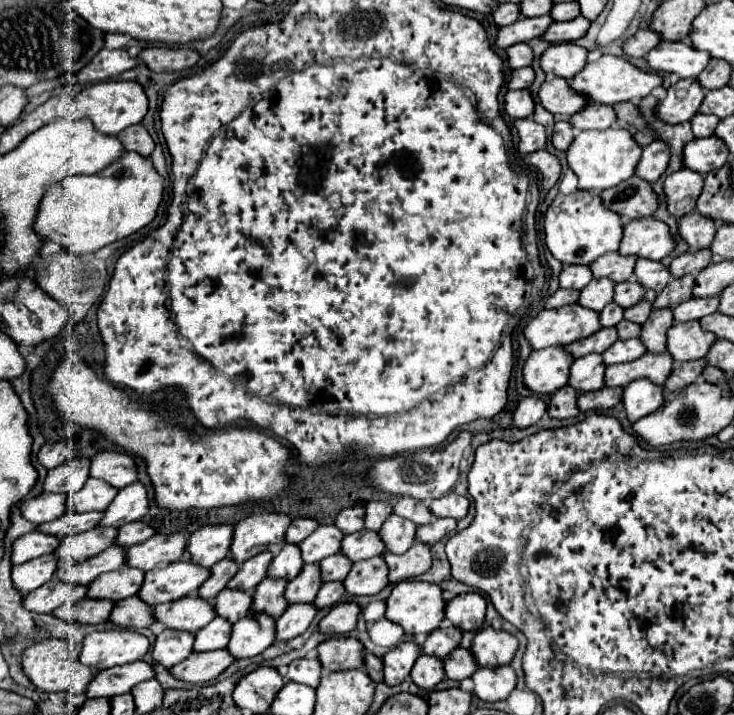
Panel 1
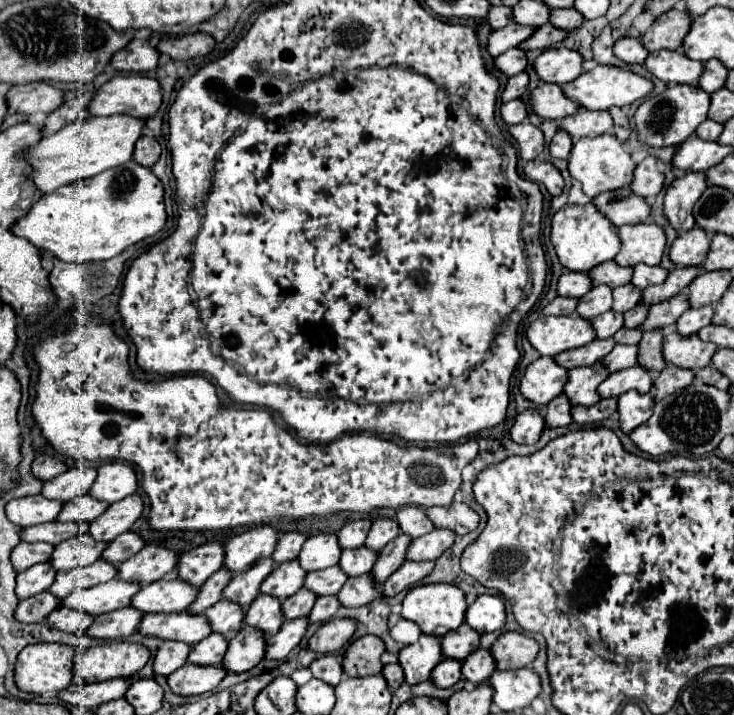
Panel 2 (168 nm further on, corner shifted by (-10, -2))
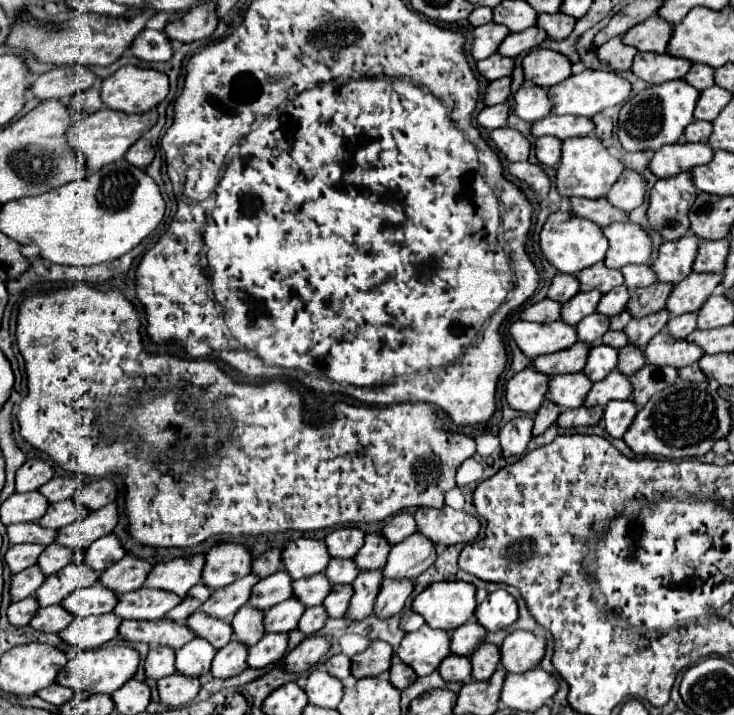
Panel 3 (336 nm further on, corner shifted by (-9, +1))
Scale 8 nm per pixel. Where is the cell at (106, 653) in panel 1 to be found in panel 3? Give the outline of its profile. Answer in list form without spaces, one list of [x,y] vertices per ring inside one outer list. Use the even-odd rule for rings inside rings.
[[[104,646],[98,650],[84,650],[74,660],[70,660],[62,672],[58,672],[56,684],[68,686],[82,694],[112,694],[136,674],[138,662],[140,656],[130,646]]]

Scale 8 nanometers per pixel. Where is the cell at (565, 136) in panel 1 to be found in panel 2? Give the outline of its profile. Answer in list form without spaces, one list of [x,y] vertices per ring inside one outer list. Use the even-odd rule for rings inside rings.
[[[557,131],[551,141],[551,155],[559,159],[569,159],[571,147],[573,147],[573,139],[567,135],[567,131]]]

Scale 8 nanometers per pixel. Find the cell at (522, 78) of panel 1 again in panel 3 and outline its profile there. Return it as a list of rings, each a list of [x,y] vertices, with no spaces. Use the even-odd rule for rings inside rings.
[[[502,78],[502,80],[494,80],[488,84],[486,94],[484,94],[484,104],[486,106],[496,106],[500,102],[506,102],[506,98],[510,96],[510,78]]]

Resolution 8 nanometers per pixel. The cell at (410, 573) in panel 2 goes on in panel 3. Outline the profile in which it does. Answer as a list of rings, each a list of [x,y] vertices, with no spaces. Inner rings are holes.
[[[382,580],[380,594],[374,604],[374,614],[382,620],[388,620],[402,612],[406,598],[412,594],[414,582],[412,580]]]

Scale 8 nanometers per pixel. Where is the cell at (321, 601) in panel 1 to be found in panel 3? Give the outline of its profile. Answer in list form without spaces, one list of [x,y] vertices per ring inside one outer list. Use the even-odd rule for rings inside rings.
[[[314,606],[314,608],[306,608],[306,612],[302,614],[300,618],[300,624],[298,624],[298,630],[306,636],[314,636],[316,632],[320,632],[320,628],[324,626],[326,622],[326,610],[322,610],[320,606]]]

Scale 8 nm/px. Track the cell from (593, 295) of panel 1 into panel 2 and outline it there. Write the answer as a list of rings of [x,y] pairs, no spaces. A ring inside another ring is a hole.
[[[595,285],[587,295],[579,299],[577,313],[585,319],[595,319],[613,307],[613,289],[607,285]]]

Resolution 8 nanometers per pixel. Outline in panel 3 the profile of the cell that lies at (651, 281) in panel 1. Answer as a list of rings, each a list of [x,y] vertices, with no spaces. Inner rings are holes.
[[[628,264],[620,272],[624,274],[624,284],[626,284],[626,288],[630,292],[634,288],[646,288],[646,286],[650,286],[650,284],[656,282],[654,272],[650,270],[650,266],[634,266],[634,264]]]

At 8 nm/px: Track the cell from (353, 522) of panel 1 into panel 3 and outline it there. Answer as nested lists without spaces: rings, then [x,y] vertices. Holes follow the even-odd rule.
[[[346,526],[346,528],[336,528],[324,538],[328,546],[328,554],[332,558],[354,558],[358,550],[364,546],[364,532],[356,526]]]

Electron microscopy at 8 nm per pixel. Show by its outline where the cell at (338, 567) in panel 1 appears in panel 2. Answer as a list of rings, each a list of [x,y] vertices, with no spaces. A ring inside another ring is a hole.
[[[335,565],[335,567],[323,569],[323,571],[309,573],[305,579],[305,587],[315,591],[317,595],[337,595],[347,579],[349,577],[343,573],[343,569],[339,565]]]

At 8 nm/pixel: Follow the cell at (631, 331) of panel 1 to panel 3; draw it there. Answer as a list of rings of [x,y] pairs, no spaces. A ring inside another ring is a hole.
[[[608,330],[606,336],[602,338],[602,342],[604,342],[604,344],[610,344],[612,348],[618,348],[618,350],[628,344],[626,334],[624,334],[624,332],[614,332],[614,330]]]

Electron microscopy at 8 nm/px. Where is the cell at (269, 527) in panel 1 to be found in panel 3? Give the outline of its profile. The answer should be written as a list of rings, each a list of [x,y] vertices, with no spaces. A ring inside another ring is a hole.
[[[218,544],[206,554],[206,564],[202,570],[202,584],[210,590],[224,588],[234,580],[250,574],[252,556],[242,544]]]

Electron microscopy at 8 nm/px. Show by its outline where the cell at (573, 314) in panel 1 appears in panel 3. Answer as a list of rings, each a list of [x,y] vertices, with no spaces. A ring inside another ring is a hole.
[[[518,320],[510,326],[510,336],[528,358],[536,358],[570,348],[576,342],[576,328],[562,320],[550,324]]]

